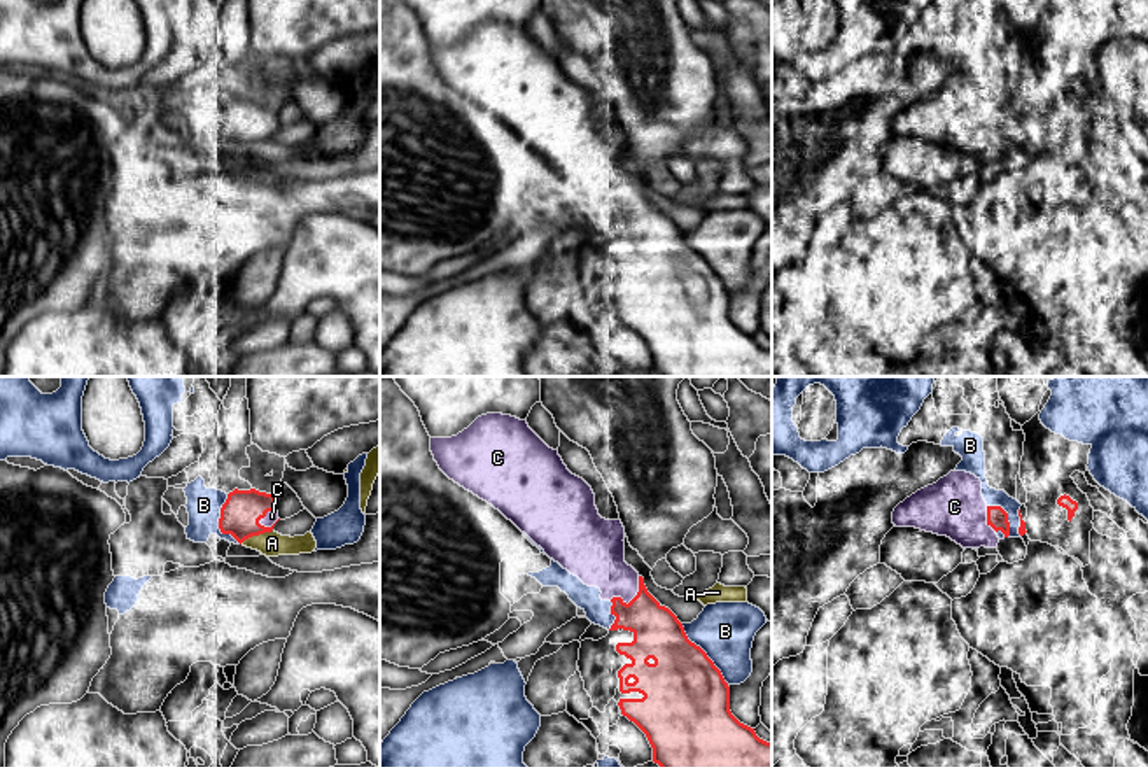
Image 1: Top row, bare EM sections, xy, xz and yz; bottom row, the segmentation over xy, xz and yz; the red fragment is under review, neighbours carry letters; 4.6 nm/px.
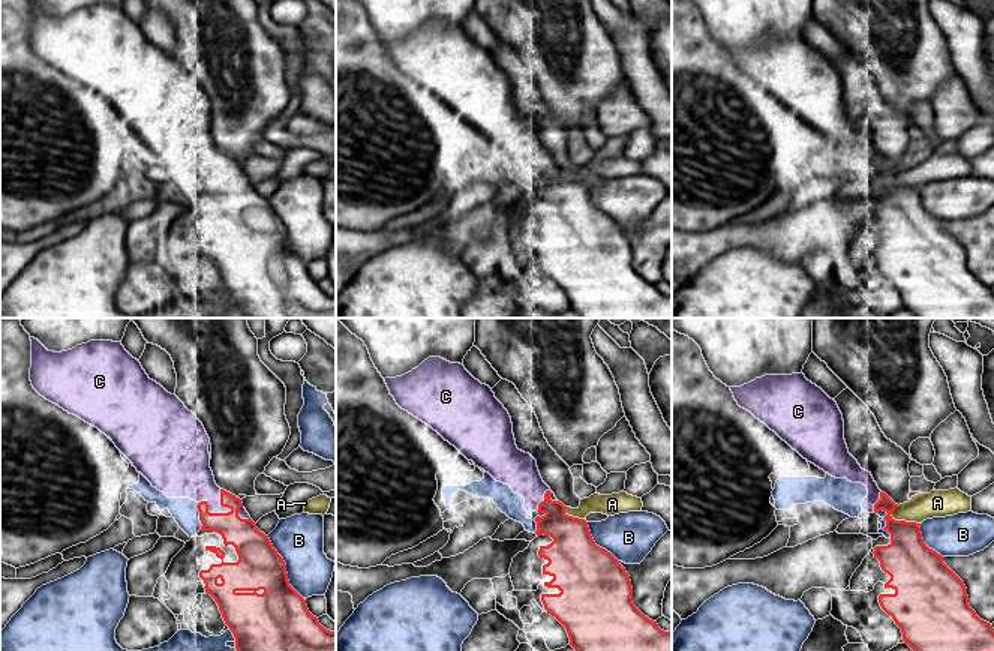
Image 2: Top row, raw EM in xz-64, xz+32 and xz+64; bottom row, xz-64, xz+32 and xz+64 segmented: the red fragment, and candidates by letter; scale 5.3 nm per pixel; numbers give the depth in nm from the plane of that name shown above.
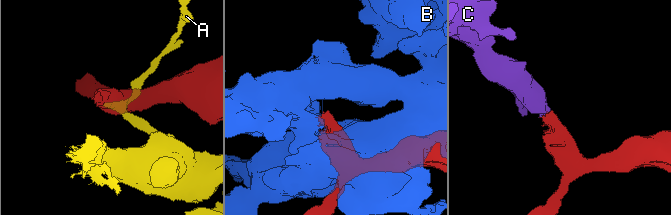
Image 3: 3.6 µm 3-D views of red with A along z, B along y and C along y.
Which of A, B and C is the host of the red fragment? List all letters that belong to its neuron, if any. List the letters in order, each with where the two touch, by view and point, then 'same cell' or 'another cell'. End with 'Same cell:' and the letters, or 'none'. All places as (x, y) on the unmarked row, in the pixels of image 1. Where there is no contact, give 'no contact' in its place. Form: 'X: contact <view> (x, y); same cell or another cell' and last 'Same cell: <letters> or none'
A: contact xy (256, 142); another cell
B: contact xz (706, 261); another cell
C: contact xz (632, 207); same cell
Same cell: C

